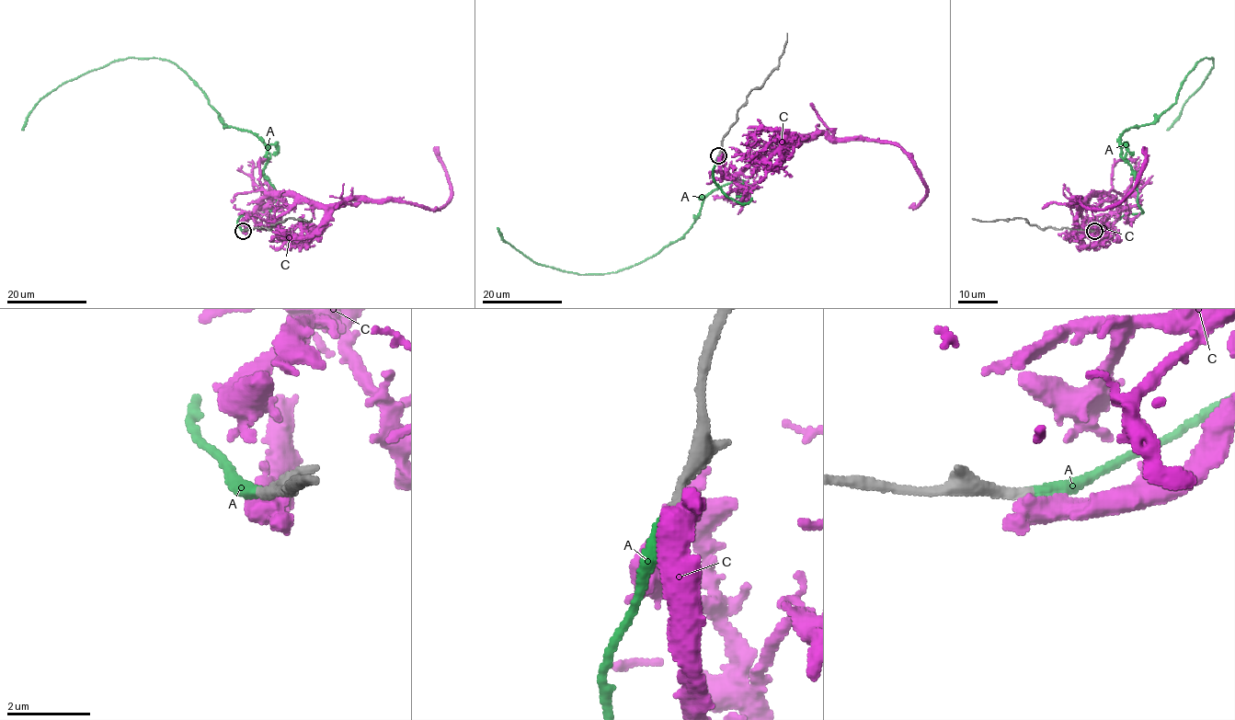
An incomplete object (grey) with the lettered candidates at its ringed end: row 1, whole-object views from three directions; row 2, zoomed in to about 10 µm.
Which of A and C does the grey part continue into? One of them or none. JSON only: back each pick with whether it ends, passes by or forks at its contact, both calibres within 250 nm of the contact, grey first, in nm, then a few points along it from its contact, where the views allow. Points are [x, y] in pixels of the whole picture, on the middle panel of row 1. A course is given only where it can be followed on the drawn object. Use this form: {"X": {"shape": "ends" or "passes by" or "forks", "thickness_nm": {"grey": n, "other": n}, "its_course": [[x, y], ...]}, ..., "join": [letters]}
{"A": {"shape": "ends", "thickness_nm": {"grey": 260, "other": 360}, "its_course": [[718, 154], [714, 180], [747, 203], [742, 183], [714, 188], [683, 237], [614, 272], [542, 266], [497, 227]]}, "join": ["A"]}

